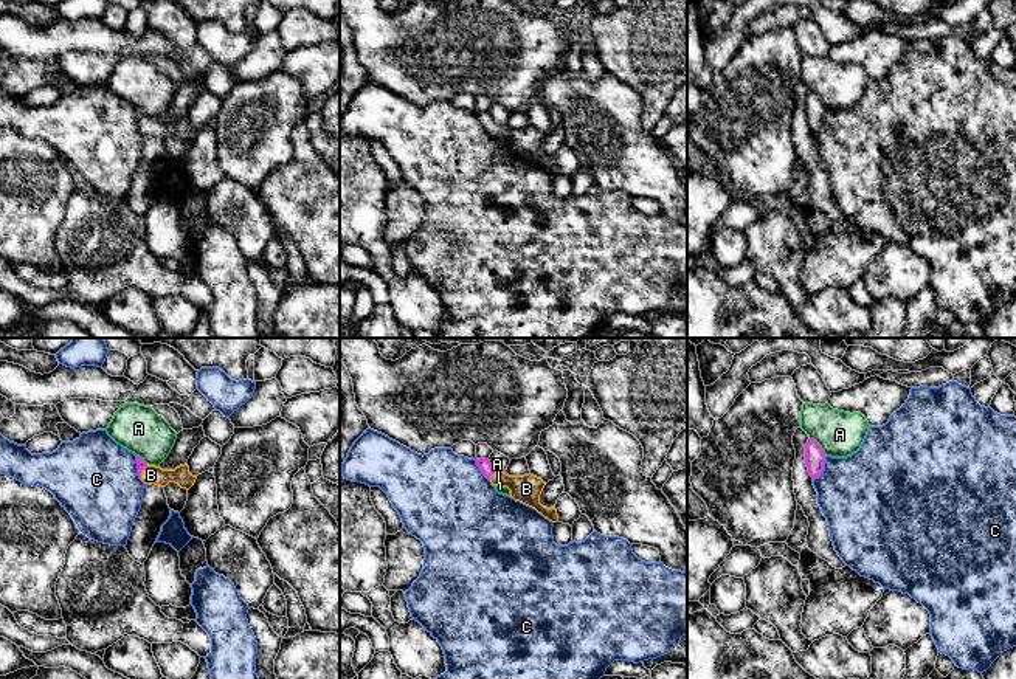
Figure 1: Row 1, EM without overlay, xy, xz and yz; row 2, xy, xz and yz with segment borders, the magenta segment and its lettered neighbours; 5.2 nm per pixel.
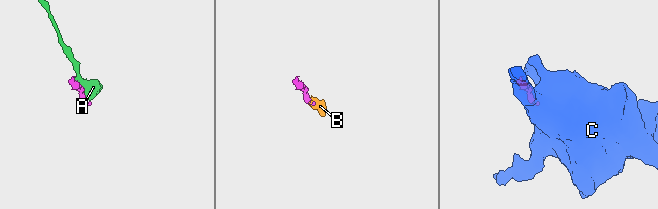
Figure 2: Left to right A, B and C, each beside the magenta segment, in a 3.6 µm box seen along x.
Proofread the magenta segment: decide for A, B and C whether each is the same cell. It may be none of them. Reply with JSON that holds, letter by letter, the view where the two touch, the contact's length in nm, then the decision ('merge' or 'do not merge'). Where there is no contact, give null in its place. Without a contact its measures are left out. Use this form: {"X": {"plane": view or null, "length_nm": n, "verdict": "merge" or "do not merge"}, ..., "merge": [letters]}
{"A": {"plane": "yz", "length_nm": 130, "verdict": "do not merge"}, "B": {"plane": "xz", "length_nm": 70, "verdict": "merge"}, "C": {"plane": "yz", "length_nm": 140, "verdict": "do not merge"}, "merge": ["B"]}

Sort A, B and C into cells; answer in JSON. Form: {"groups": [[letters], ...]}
{"groups": [["A"], ["B"], ["C"]]}

